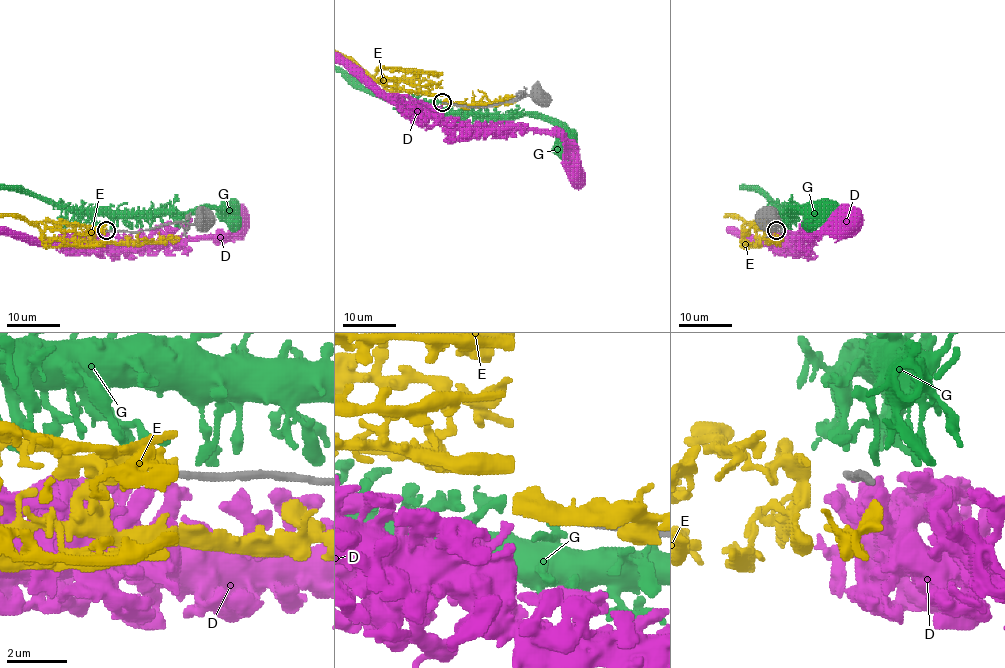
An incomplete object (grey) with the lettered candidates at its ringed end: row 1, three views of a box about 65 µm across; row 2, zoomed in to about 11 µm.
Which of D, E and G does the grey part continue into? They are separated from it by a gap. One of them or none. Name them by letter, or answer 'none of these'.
none of these

